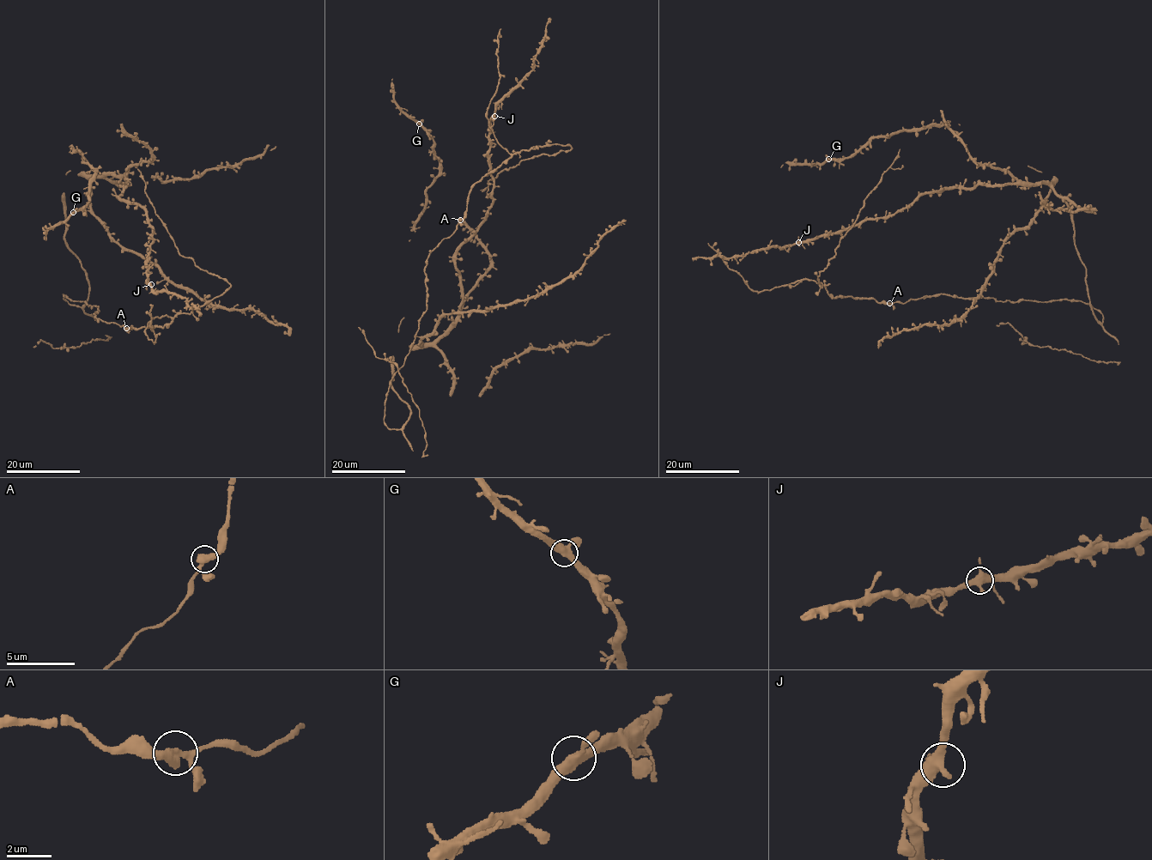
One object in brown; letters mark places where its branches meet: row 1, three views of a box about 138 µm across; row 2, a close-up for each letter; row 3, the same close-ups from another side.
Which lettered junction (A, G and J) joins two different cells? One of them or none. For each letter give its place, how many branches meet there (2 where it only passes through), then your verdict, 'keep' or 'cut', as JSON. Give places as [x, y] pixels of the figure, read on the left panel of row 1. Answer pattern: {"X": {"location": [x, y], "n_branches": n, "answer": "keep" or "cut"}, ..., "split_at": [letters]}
{"A": {"location": [126, 328], "n_branches": 3, "answer": "keep"}, "G": {"location": [73, 212], "n_branches": 3, "answer": "keep"}, "J": {"location": [151, 284], "n_branches": 3, "answer": "keep"}, "split_at": []}

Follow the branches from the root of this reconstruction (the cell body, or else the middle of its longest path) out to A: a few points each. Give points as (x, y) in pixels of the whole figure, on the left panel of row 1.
A: (220, 278), (230, 286), (224, 292), (190, 313), (179, 313), (162, 327), (126, 328)

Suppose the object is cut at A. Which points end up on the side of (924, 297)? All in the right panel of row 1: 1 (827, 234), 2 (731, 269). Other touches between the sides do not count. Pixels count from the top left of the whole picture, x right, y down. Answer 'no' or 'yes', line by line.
1: yes
2: no

